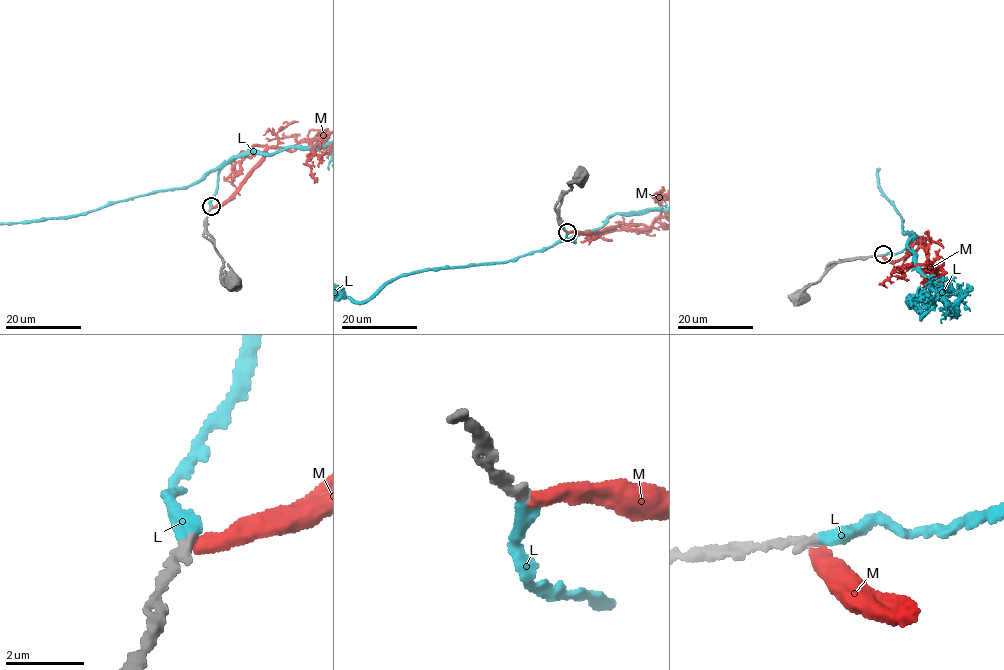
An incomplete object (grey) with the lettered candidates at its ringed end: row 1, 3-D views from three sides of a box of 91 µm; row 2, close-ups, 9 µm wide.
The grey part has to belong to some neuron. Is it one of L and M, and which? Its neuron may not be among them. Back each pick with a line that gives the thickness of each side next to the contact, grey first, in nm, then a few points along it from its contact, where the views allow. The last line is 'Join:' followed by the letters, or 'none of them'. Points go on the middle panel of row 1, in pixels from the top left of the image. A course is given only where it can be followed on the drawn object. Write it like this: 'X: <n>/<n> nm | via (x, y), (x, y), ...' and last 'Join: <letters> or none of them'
L: 280/440 nm | via (567, 232), (575, 242), (561, 239), (507, 261), (403, 273), (367, 300)
Join: L

